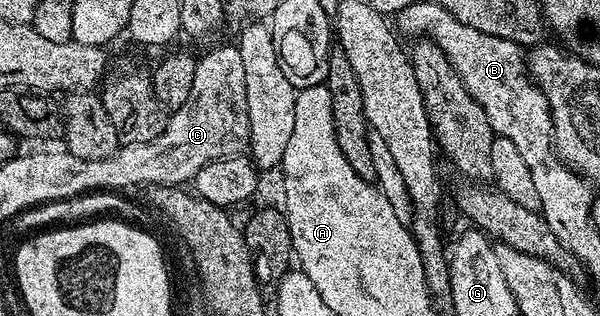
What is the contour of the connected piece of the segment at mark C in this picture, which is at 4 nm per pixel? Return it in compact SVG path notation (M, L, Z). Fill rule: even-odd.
M236 45L230 47L216 47L213 51L202 54L196 60L194 69L194 89L190 89L190 97L186 105L171 112L168 116L166 129L154 141L149 143L130 143L121 146L111 159L96 161L92 167L92 179L100 175L100 183L120 183L124 189L143 185L157 185L160 187L175 187L195 180L196 174L203 166L239 155L249 146L250 117L246 103L246 72L242 65L242 56Z

